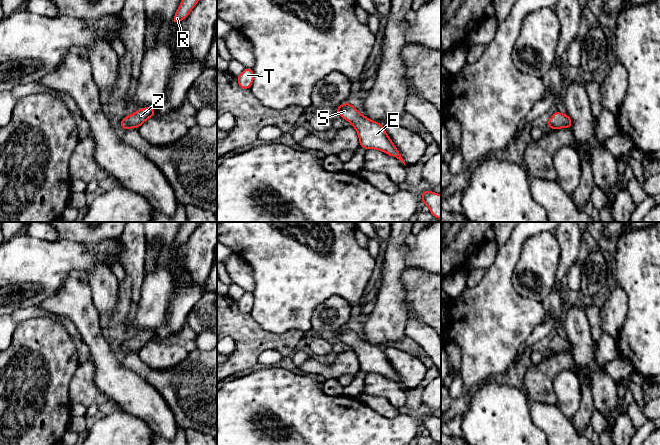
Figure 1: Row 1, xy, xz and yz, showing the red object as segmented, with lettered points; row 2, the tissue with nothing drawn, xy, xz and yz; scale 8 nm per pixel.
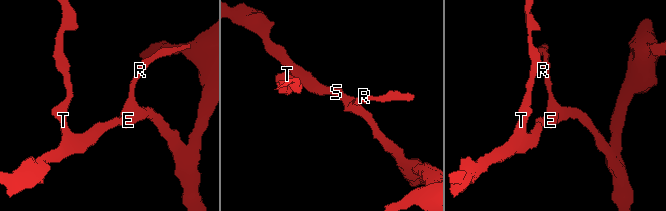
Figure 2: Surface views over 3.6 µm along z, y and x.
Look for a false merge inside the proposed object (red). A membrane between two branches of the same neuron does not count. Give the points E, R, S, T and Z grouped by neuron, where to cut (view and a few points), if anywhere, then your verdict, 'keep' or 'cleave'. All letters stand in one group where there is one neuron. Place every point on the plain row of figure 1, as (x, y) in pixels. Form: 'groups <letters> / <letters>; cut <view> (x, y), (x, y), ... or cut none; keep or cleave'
groups E R S T Z; cut none; keep

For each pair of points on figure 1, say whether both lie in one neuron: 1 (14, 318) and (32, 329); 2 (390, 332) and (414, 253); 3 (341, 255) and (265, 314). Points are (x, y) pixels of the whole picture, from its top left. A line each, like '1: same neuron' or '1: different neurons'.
1: different neurons
2: different neurons
3: same neuron

